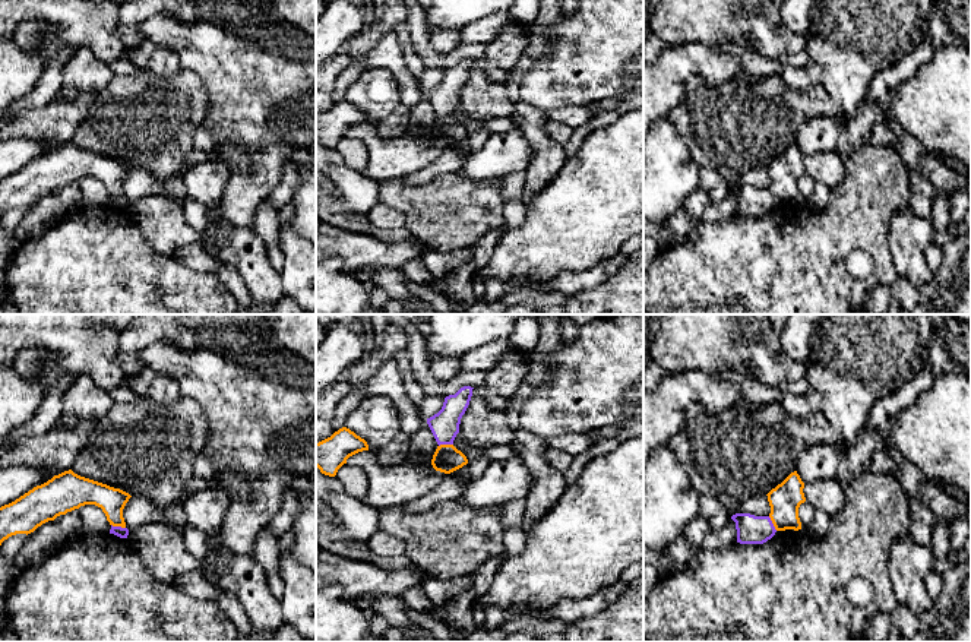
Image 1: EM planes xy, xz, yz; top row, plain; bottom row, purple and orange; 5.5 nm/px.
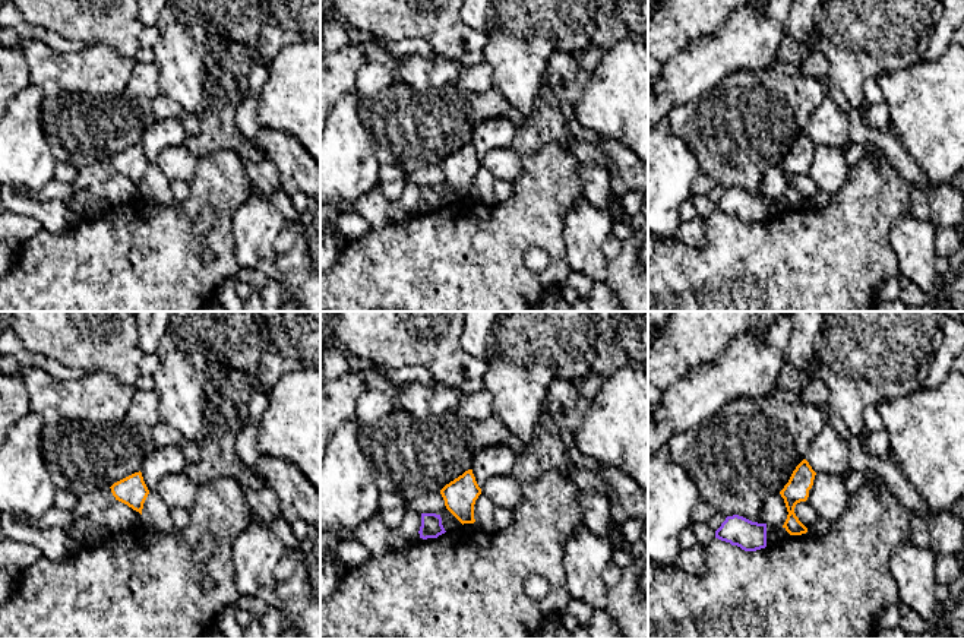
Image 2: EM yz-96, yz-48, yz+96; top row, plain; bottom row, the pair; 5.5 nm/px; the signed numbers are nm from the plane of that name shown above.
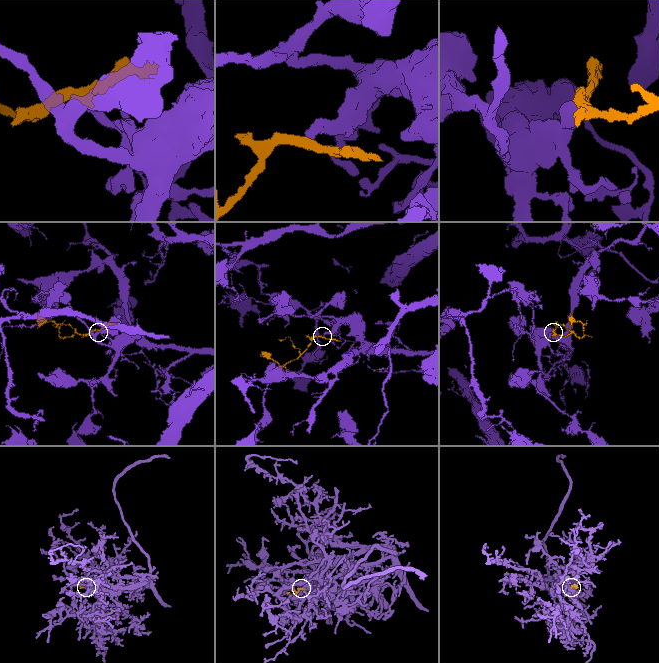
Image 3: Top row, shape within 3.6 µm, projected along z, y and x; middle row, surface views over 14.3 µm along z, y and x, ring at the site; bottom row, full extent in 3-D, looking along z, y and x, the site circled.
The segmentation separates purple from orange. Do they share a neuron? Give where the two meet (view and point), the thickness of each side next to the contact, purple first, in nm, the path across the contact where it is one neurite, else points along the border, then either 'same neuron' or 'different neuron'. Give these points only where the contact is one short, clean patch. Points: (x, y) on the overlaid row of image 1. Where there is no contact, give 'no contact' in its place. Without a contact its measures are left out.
contact xy (119, 527); calibres 60 and 150 nm; border xy (111, 524), (125, 528); different neuron

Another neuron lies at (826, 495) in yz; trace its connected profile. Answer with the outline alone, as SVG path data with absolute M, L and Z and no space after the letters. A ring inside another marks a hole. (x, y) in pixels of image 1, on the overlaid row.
M822 478L804 484L806 502L816 510L835 516L845 505L842 484L836 478Z

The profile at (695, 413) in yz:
M689 404L686 408L686 426L689 431L692 431L705 415L708 415L708 412L702 404Z

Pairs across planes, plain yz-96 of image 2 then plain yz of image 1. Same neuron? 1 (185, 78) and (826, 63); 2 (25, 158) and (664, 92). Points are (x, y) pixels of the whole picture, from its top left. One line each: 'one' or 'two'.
1: one
2: two

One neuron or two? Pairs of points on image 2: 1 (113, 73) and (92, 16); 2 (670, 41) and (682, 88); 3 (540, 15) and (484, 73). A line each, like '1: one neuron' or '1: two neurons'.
1: two neurons
2: two neurons
3: two neurons

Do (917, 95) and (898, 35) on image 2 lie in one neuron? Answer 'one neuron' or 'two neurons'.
two neurons

